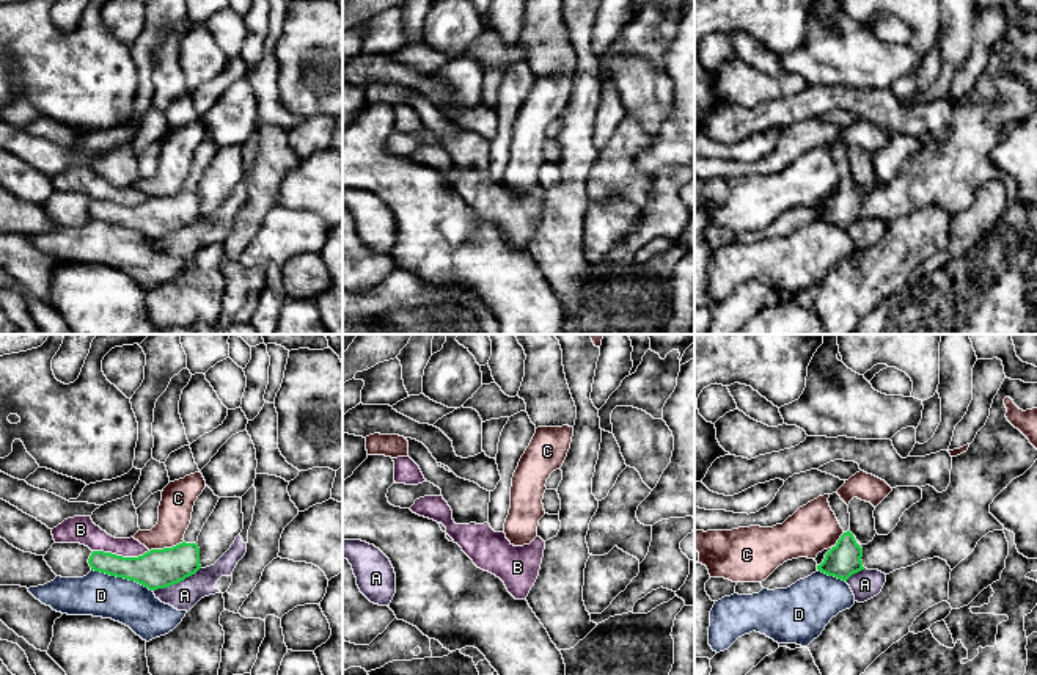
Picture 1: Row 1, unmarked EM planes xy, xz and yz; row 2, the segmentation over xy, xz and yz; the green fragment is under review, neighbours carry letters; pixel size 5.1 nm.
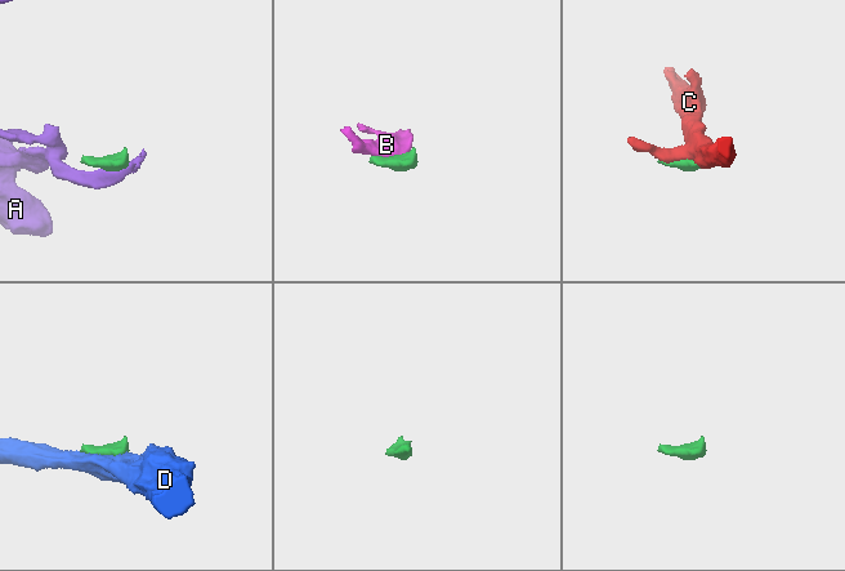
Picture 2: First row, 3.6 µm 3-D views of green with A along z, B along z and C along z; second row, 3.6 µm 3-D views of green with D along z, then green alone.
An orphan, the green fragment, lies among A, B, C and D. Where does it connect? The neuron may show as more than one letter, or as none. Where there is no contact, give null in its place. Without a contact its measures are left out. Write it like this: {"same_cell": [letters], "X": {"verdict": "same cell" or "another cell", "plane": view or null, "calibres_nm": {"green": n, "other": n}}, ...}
{"same_cell": [], "A": {"verdict": "another cell", "plane": "xy", "calibres_nm": {"green": 200, "other": 150}}, "B": {"verdict": "another cell", "plane": "xy", "calibres_nm": {"green": 200, "other": 140}}, "C": {"verdict": "another cell", "plane": "xy", "calibres_nm": {"green": 200, "other": 180}}, "D": {"verdict": "another cell", "plane": "xy", "calibres_nm": {"green": 200, "other": 220}}}

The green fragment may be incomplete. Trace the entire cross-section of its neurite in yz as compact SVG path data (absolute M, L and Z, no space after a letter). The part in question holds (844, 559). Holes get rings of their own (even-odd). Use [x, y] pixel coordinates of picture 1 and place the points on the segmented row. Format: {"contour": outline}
{"contour": "M837 493L830 494L828 502L841 527L844 529L844 534L825 554L825 559L820 565L817 565L817 570L847 582L852 575L864 570L861 560L863 548L856 543L853 534L850 532L848 505Z"}

